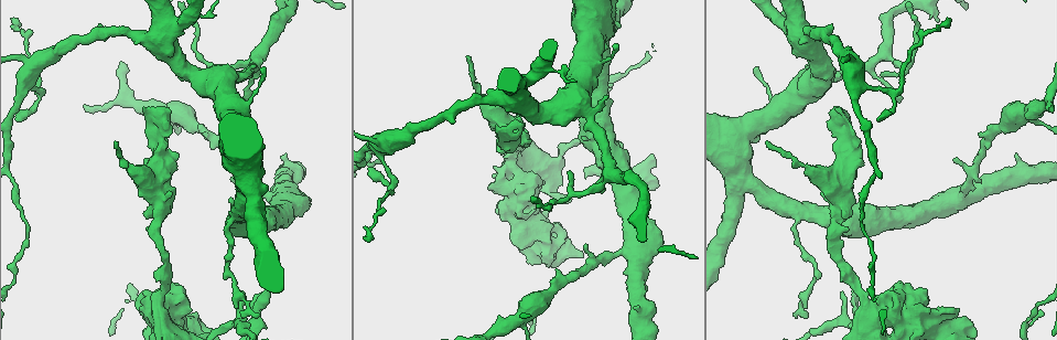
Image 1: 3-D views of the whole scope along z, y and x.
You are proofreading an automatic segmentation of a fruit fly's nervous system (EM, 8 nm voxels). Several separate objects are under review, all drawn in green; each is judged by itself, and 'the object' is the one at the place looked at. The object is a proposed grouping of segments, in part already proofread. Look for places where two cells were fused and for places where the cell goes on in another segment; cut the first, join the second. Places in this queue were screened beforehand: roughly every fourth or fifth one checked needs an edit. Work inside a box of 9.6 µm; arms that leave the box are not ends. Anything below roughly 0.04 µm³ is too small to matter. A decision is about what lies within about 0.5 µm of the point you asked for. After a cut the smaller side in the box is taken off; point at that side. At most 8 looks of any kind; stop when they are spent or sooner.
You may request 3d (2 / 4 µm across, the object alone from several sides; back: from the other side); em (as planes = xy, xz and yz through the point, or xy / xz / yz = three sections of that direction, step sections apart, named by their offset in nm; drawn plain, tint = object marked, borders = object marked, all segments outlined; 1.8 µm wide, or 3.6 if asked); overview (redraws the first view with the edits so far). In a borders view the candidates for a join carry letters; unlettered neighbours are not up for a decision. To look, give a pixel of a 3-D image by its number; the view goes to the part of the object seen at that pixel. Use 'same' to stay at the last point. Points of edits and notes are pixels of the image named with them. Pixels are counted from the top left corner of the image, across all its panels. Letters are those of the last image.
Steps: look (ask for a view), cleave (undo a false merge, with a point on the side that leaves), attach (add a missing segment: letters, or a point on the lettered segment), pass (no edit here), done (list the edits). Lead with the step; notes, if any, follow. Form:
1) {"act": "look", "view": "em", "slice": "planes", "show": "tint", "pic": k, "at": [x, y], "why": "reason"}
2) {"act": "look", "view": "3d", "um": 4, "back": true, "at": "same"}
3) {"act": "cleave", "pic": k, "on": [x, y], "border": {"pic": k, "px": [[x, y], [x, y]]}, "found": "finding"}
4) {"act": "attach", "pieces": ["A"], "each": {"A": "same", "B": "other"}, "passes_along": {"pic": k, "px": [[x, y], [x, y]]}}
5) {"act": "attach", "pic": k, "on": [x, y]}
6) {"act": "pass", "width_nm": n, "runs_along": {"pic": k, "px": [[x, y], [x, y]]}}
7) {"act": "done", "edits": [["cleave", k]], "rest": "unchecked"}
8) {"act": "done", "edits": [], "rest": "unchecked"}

{"act": "look", "view": "em", "slice": "planes", "show": "borders", "pic": 1, "at": [256, 297], "why": "branch stops here"}

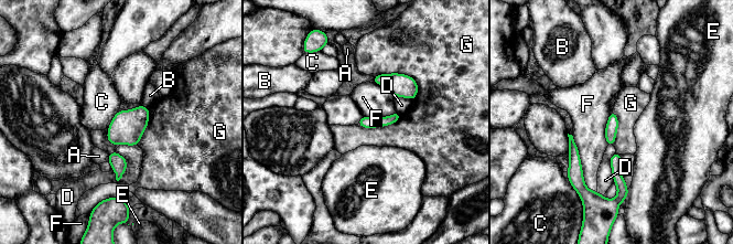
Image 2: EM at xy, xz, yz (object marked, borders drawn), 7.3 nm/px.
{"act": "pass", "each": {"A": "other", "B": "other", "C": "other", "D": "other", "E": "other", "F": "other", "G": "other"}, "found": "none of them fits"}

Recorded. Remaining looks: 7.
{"act": "look", "view": "em", "um": 3.6, "slice": "xy", "step": 4, "show": "borders", "pic": 1, "at": [160, 315]}

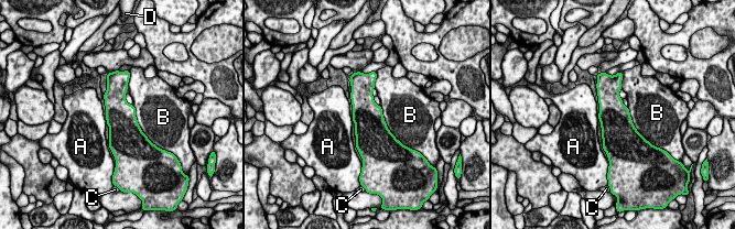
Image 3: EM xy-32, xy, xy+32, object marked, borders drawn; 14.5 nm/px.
{"act": "look", "view": "em", "um": 3.6, "slice": "planes", "show": "borders", "at": "same"}

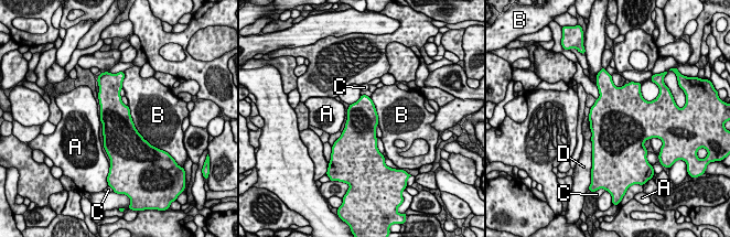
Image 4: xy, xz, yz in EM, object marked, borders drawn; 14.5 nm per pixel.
{"act": "pass", "each": {"A": "other", "B": "other", "C": "other", "D": "other"}, "border": {"pic": 4, "px": [[587, 117], [593, 149]]}, "found": "all the same cell"}

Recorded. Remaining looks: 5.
{"act": "look", "view": "3d", "um": 2, "pic": 1, "at": [834, 107], "why": "an open end"}

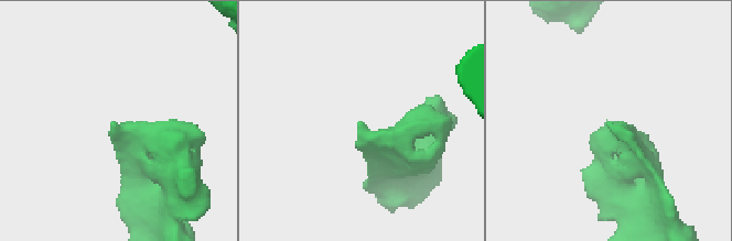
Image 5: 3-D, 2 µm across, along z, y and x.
{"act": "look", "view": "em", "slice": "xy", "step": 8, "show": "borders", "pic": 5, "at": [360, 123], "why": "now the EM"}

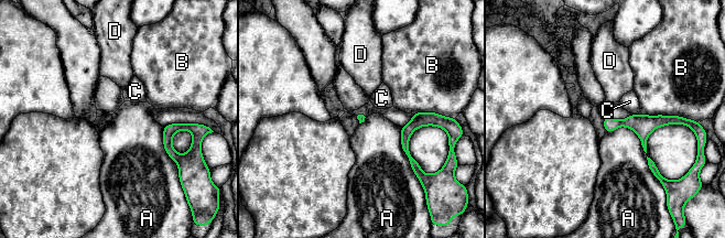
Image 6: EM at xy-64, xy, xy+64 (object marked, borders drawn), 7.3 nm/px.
{"act": "look", "view": "em", "slice": "planes", "show": "borders", "at": "same", "why": "cut it another way"}

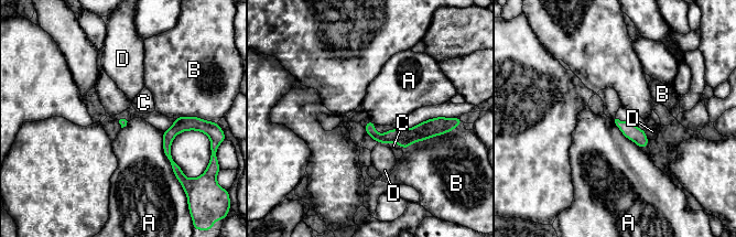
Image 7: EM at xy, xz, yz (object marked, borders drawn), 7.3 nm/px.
{"act": "pass", "each": {"A": "other", "B": "other", "C": "other", "D": "other"}, "runs_along": {"pic": 7, "px": [[368, 125], [377, 137], [436, 128]]}, "found": "no lettered segment goes on from it"}

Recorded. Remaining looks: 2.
{"act": "done", "edits": [], "rest": "unchecked"}

